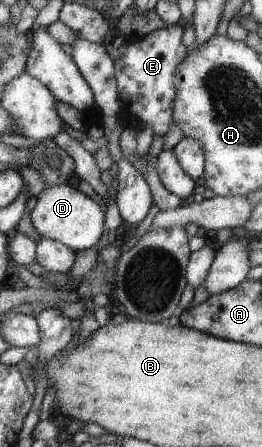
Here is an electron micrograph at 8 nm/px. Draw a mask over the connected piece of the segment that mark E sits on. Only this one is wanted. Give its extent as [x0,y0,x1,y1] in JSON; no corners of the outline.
[114,24,187,137]

